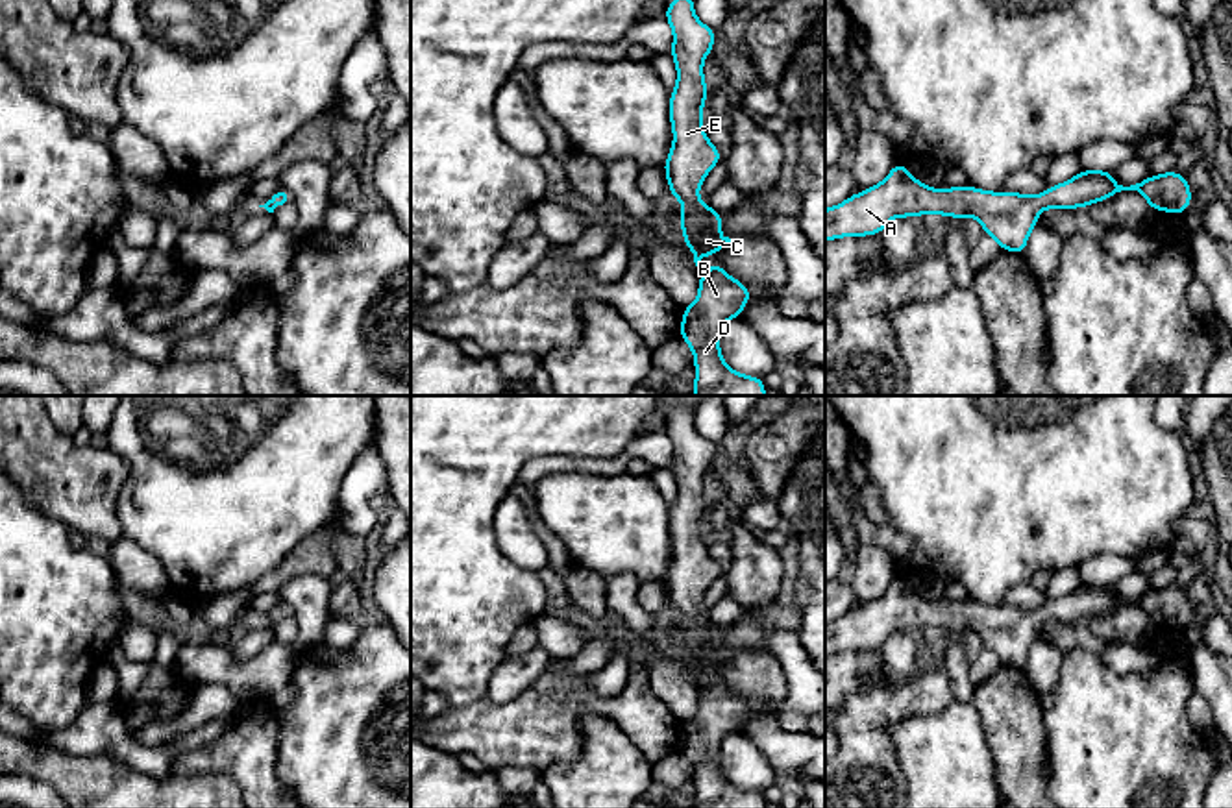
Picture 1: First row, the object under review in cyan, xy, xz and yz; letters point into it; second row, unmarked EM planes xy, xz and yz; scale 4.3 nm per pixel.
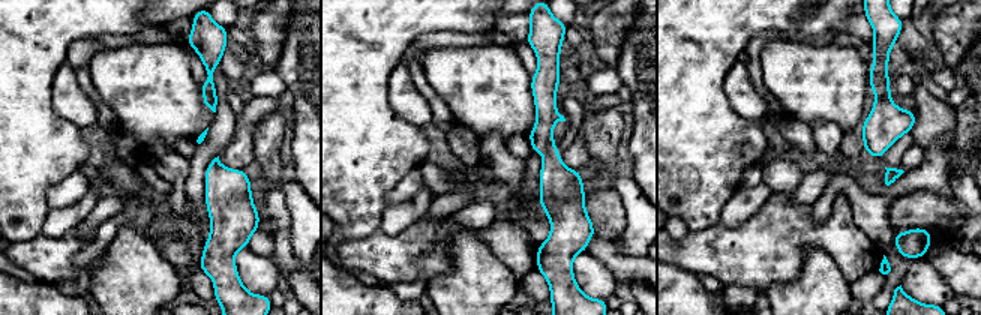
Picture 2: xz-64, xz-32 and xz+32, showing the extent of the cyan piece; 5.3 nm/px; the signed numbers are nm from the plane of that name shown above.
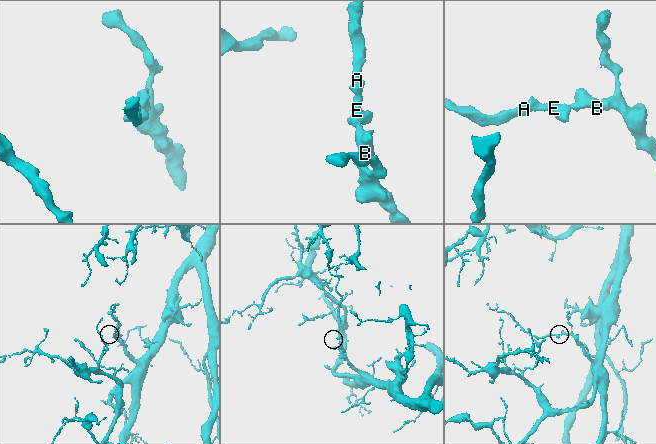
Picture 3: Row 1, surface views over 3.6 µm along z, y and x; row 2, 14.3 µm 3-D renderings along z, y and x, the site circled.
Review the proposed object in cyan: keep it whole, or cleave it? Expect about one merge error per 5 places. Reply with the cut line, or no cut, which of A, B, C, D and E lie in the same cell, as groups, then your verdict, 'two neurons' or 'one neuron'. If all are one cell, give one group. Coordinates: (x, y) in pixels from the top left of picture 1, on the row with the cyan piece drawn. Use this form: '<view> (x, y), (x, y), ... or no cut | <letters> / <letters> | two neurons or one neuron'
no cut | A B C D E | one neuron

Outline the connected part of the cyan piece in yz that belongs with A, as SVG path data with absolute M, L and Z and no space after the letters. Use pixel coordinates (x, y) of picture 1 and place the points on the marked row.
M897 161L879 185L825 209L825 242L842 237L881 235L895 216L912 218L936 213L947 218L975 216L982 231L993 237L1003 251L1023 255L1041 209L1088 207L1121 190L1138 190L1152 211L1171 214L1184 214L1193 200L1186 176L1175 170L1123 187L1108 170L1082 168L1069 181L1051 185L1040 196L1030 196L990 192L971 185L930 189L918 181L905 163Z

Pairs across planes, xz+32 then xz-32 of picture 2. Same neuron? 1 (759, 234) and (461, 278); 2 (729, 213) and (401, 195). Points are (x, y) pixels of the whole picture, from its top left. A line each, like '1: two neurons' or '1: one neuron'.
1: two neurons
2: two neurons

